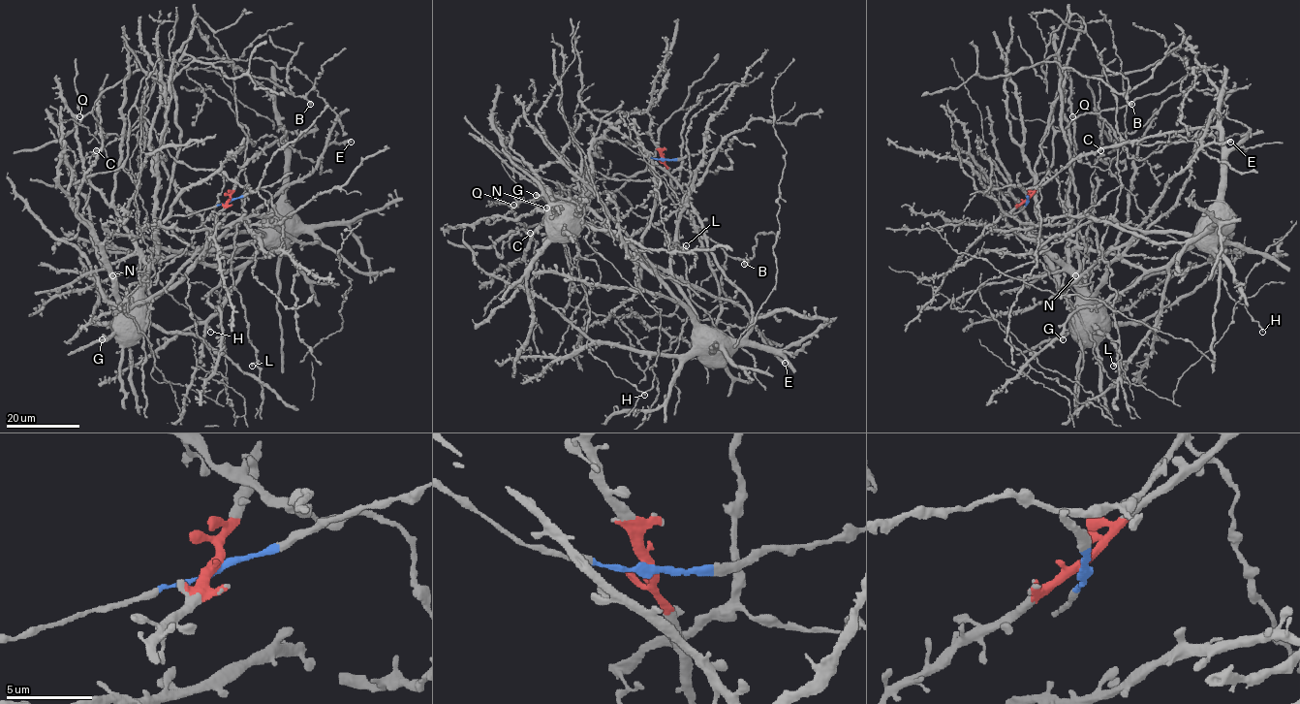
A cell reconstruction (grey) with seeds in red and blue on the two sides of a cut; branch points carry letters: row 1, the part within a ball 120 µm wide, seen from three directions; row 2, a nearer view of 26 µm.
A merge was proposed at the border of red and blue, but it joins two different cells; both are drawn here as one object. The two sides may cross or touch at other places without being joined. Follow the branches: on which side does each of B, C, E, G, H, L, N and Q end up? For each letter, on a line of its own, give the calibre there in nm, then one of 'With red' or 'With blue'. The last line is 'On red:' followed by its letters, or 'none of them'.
B: Thickness 480 nm. With blue
C: Thickness 240 nm. With blue
E: Thickness 550 nm. With blue
G: Thickness 440 nm. With blue
H: Thickness 180 nm. With red
L: Thickness 400 nm. With blue
N: Thickness 400 nm. With blue
Q: Thickness 190 nm. With blue
On red: H

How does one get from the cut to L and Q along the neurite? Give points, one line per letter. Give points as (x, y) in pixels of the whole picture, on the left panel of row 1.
L: (230, 201), (170, 216), (158, 227), (143, 296), (156, 325), (201, 337), (258, 377), (259, 368), (252, 366)
Q: (230, 201), (170, 216), (158, 227), (156, 257), (148, 264), (86, 174), (77, 135), (75, 116), (80, 116)

